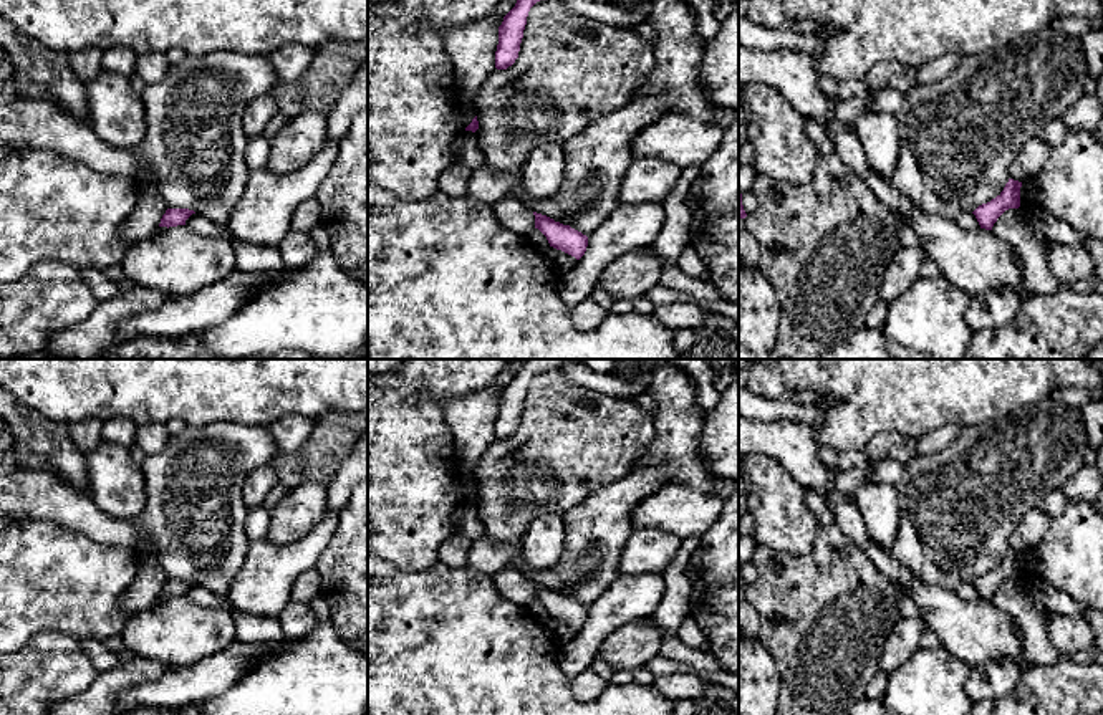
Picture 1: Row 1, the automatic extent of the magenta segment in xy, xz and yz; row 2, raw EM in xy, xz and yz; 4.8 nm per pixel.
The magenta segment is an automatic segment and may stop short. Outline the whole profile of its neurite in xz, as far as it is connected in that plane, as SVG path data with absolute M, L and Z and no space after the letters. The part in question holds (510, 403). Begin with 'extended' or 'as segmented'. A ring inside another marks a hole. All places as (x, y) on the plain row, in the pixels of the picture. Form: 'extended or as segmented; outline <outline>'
as segmented; outline M528 359L522 367L518 367L515 377L503 387L503 392L499 397L499 415L495 422L497 440L507 440L518 429L530 379L540 371L552 367L561 369L571 361L573 359Z

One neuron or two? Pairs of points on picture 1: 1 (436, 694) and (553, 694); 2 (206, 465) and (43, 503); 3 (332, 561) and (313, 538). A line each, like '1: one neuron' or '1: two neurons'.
1: one neuron
2: one neuron
3: two neurons

